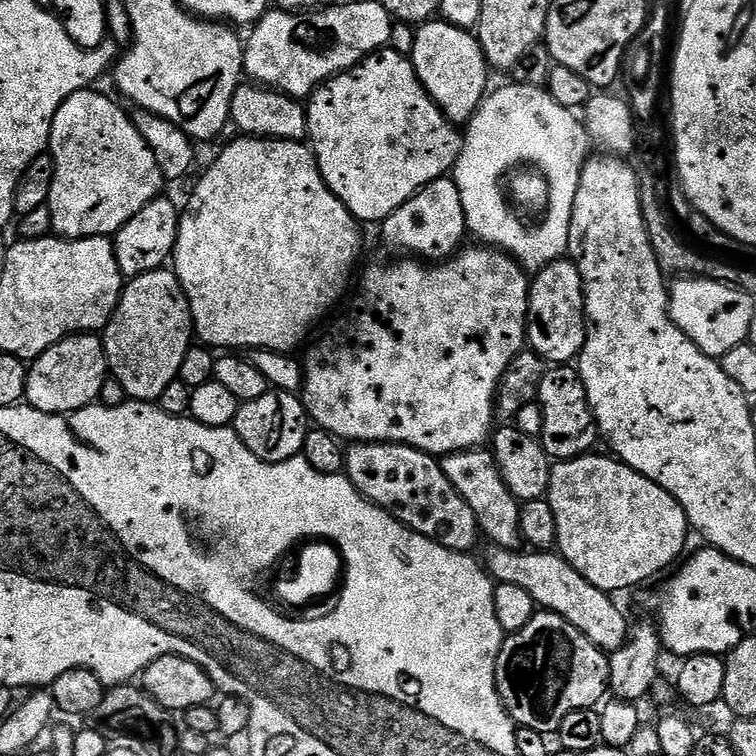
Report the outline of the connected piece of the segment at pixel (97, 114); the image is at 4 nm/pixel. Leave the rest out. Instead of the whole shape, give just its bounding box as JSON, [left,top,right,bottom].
[46,90,166,240]

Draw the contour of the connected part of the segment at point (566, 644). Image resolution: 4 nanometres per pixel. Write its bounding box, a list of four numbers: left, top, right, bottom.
[496,610,608,734]

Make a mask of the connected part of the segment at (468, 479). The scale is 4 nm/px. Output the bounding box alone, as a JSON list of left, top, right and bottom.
[440,451,522,549]

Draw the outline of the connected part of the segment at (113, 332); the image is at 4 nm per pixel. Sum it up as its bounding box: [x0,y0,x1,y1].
[102,268,194,403]

